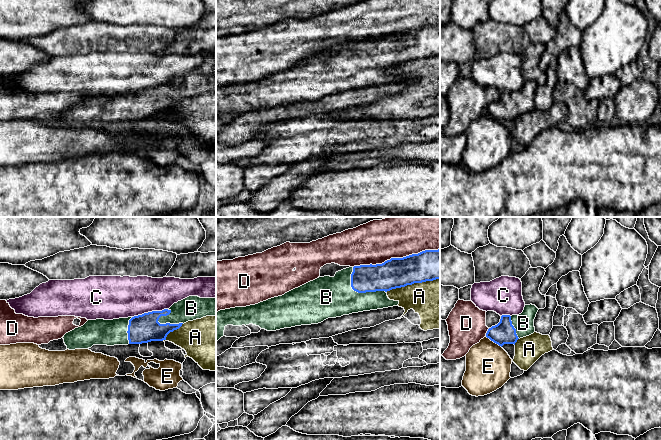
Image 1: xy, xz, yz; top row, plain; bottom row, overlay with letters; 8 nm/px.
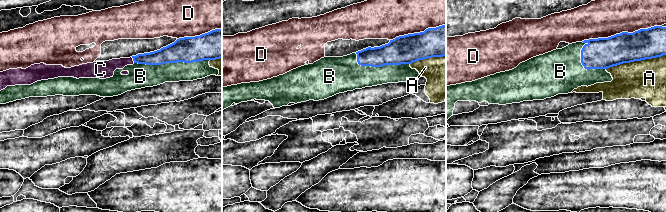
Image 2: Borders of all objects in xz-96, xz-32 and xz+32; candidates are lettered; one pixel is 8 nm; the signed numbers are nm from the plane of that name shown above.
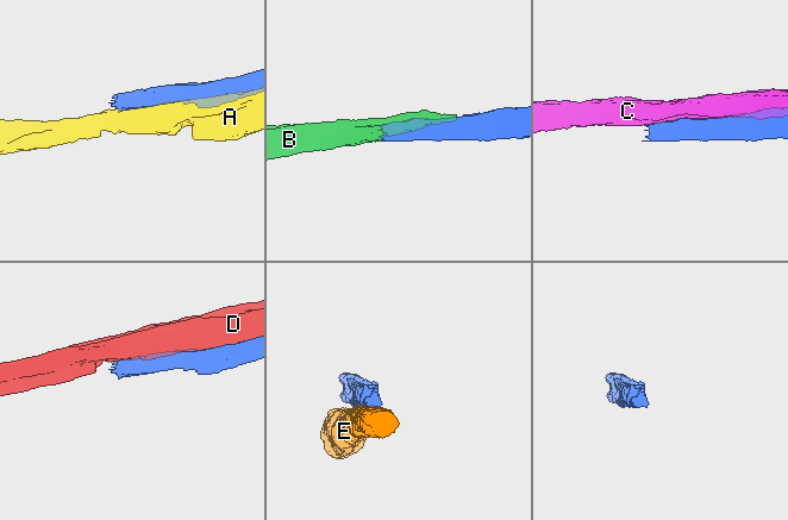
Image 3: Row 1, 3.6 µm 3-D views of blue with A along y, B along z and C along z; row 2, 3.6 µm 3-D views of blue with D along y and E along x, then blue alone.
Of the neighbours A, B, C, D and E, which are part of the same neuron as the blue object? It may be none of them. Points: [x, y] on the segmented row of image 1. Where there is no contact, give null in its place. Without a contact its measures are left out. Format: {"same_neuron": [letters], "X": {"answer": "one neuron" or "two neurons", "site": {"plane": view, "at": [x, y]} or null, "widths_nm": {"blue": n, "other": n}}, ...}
{"same_neuron": ["B"], "A": {"answer": "two neurons", "site": {"plane": "xz", "at": [412, 283]}, "widths_nm": {"blue": 240, "other": 340}}, "B": {"answer": "one neuron", "site": {"plane": "xz", "at": [358, 292]}, "widths_nm": {"blue": 220, "other": 340}}, "C": {"answer": "two neurons", "site": {"plane": "xy", "at": [149, 312]}, "widths_nm": {"blue": 220, "other": 340}}, "D": {"answer": "two neurons", "site": {"plane": "xz", "at": [395, 258]}, "widths_nm": {"blue": 240, "other": 380}}, "E": {"answer": "two neurons", "site": {"plane": "yz", "at": [494, 342]}, "widths_nm": {"blue": 180, "other": 360}}}

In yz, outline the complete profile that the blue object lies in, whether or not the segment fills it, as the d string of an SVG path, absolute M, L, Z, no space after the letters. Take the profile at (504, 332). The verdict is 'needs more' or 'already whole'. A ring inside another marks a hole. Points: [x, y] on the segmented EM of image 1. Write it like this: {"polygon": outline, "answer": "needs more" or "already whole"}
{"polygon": "M525 305L519 315L502 315L500 322L488 329L486 337L499 346L514 344L518 339L535 332L534 319L538 312L535 305Z", "answer": "needs more"}

